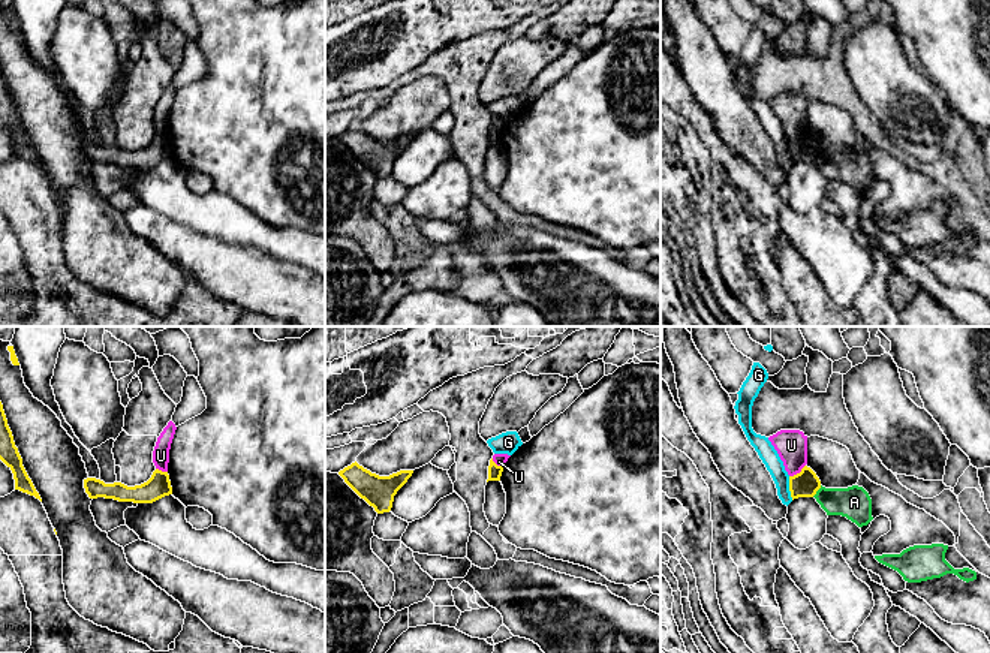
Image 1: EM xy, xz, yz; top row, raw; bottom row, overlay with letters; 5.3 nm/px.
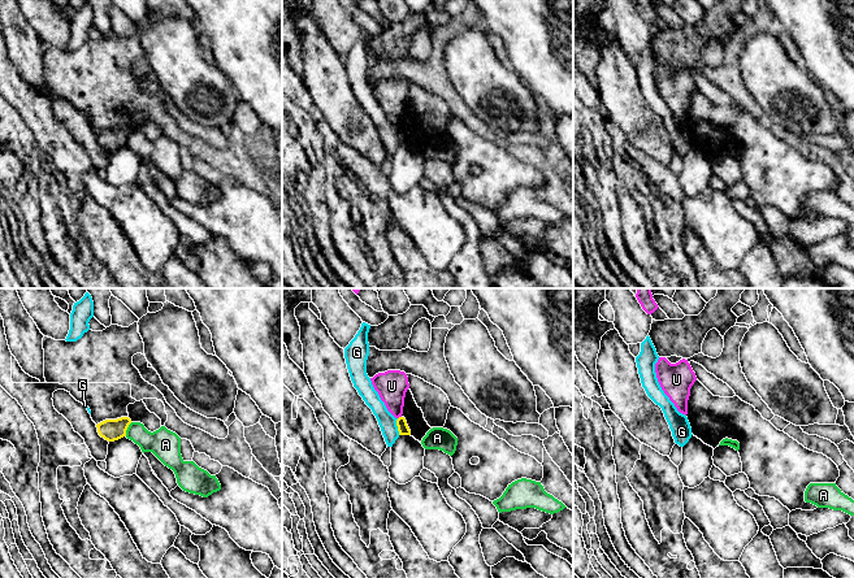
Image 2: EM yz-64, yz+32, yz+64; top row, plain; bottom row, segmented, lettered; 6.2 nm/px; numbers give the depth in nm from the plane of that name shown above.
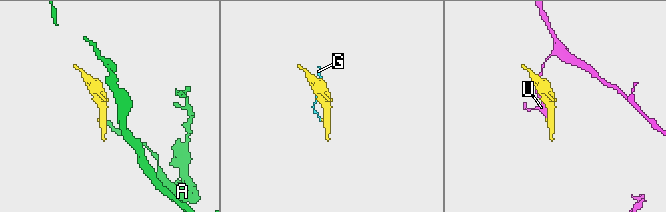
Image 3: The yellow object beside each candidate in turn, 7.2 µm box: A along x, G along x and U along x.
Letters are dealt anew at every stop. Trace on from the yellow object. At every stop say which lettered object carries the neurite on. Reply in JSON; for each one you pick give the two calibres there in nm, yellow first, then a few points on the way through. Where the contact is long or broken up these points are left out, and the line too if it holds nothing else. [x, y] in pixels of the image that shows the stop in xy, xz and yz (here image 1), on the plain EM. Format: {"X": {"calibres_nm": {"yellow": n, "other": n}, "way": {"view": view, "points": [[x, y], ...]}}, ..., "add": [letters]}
{"add": []}

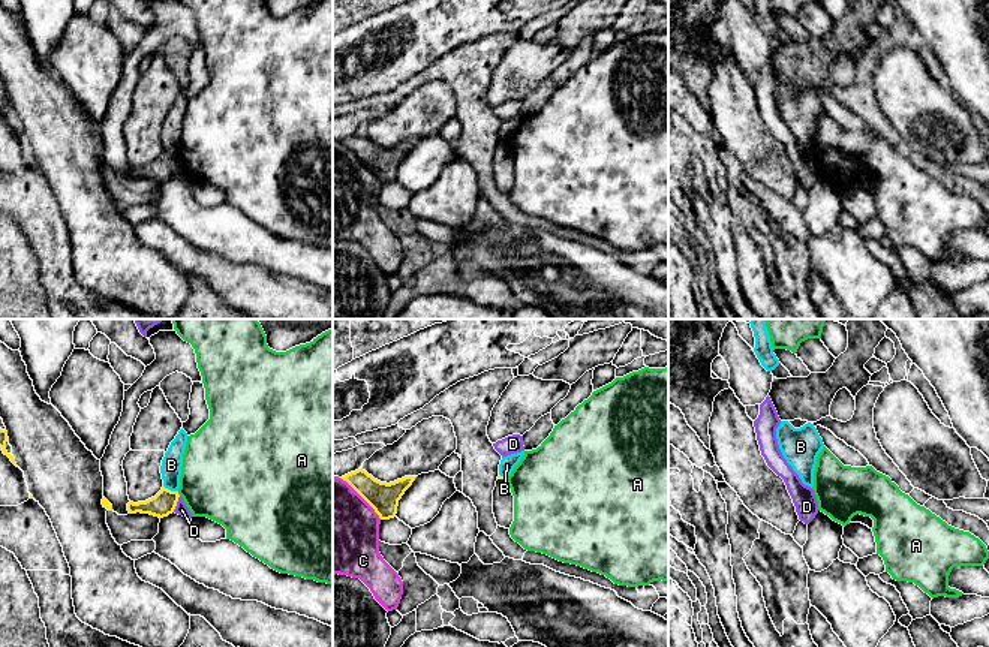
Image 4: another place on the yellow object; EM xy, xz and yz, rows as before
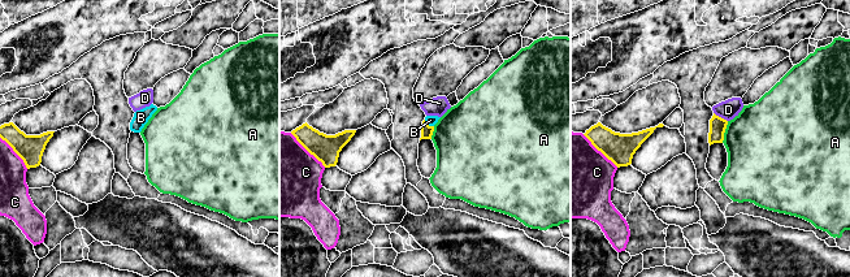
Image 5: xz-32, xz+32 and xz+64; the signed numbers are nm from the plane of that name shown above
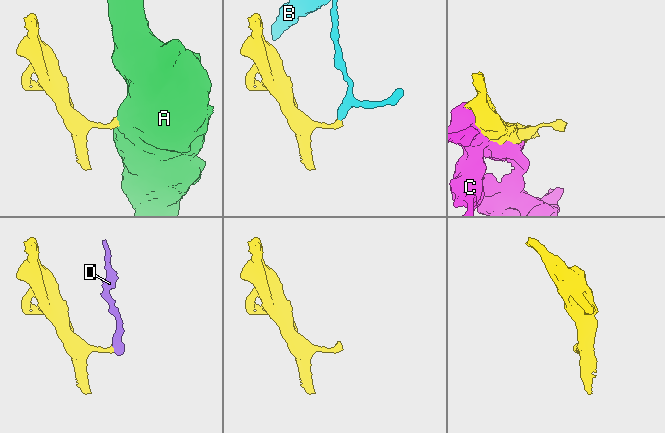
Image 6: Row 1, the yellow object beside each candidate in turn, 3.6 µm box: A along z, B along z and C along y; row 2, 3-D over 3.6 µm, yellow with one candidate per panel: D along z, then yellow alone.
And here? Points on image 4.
{"add": []}

